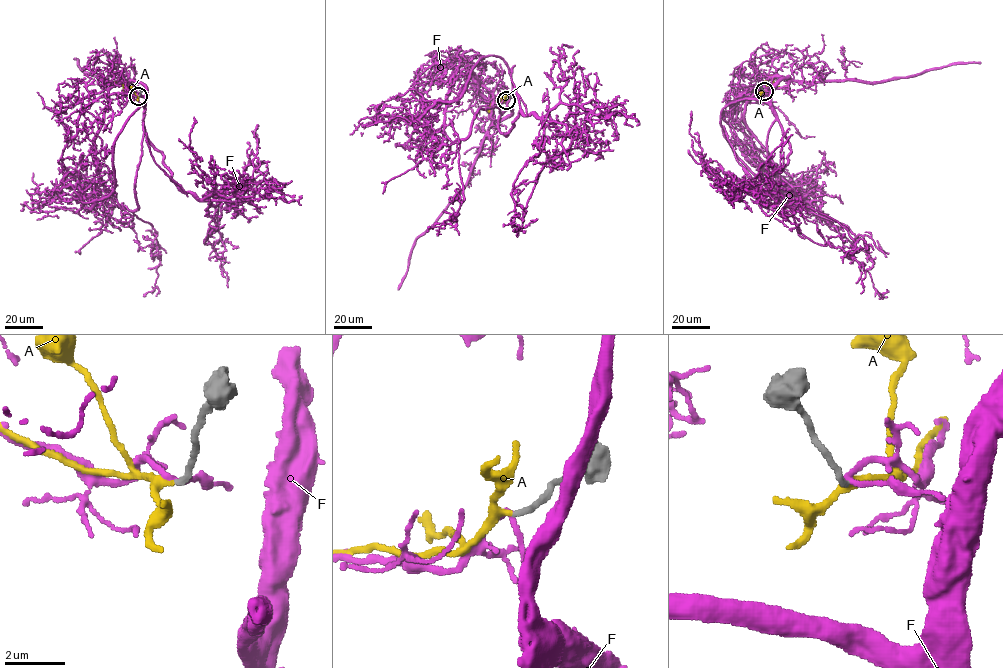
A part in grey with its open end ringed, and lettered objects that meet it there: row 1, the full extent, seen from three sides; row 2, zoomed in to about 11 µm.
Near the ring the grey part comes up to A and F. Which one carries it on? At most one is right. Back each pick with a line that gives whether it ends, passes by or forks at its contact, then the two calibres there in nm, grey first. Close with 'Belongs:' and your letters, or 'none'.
A: it passes by; 200 nm thick on the grey side, 260 nm on the other
Belongs: A

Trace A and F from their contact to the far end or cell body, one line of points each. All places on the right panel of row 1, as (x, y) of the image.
A: (763, 91), (772, 85), (773, 79), (768, 77)
F: (763, 91), (787, 76), (772, 111), (791, 151), (760, 199), (863, 263), (860, 293)

